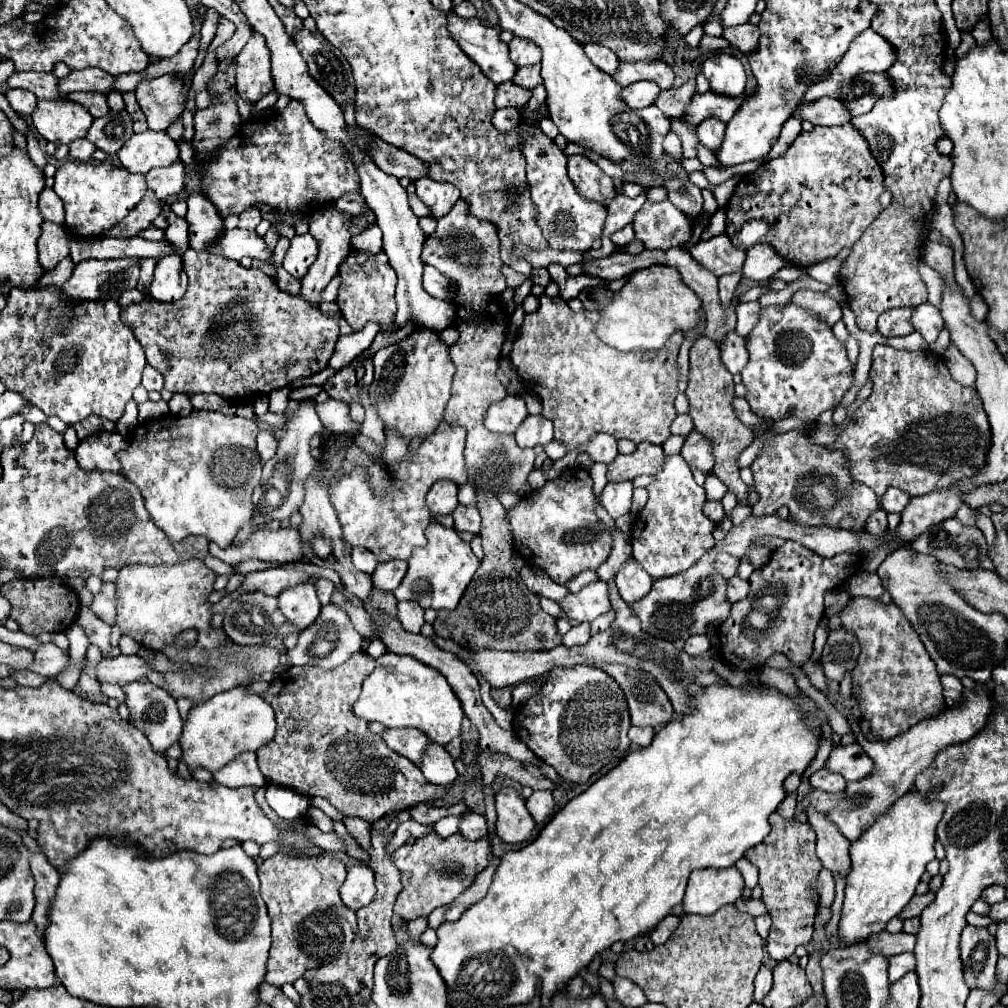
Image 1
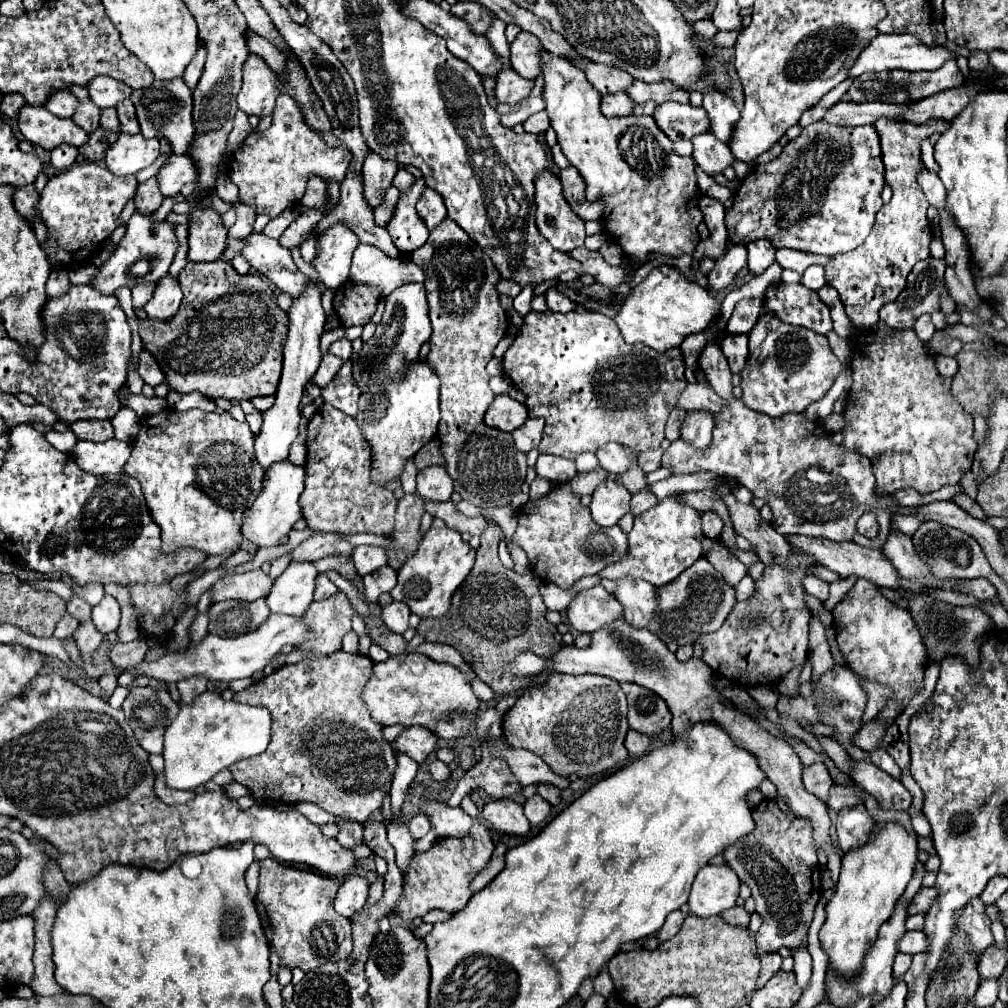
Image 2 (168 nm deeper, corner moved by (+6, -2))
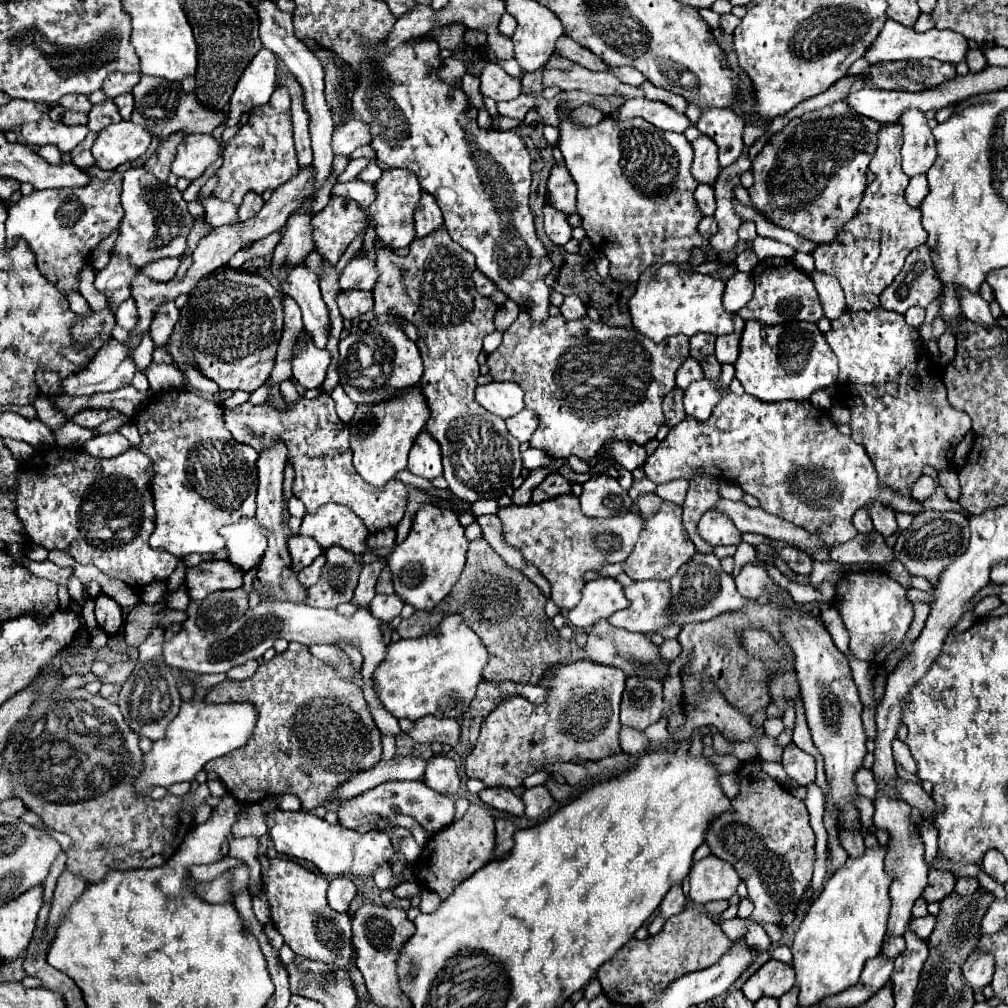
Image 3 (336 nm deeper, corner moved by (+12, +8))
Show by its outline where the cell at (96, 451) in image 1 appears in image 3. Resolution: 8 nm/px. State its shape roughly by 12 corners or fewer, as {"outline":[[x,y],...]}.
{"outline":[[119,432],[93,436],[83,448],[97,458],[113,458],[131,448]]}

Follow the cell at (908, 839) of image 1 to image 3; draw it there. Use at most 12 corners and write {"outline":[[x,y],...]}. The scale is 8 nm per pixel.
{"outline":[[887,848],[849,858],[791,946],[799,1006],[881,954]]}

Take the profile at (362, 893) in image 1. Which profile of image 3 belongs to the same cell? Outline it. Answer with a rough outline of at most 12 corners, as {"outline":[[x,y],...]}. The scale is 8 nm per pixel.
{"outline":[[333,878],[327,902],[335,912],[347,912],[357,888],[351,878]]}

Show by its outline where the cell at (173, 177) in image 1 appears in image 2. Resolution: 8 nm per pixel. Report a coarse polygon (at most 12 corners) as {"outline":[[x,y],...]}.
{"outline":[[171,154],[157,172],[163,198],[195,182],[197,168],[187,154]]}

